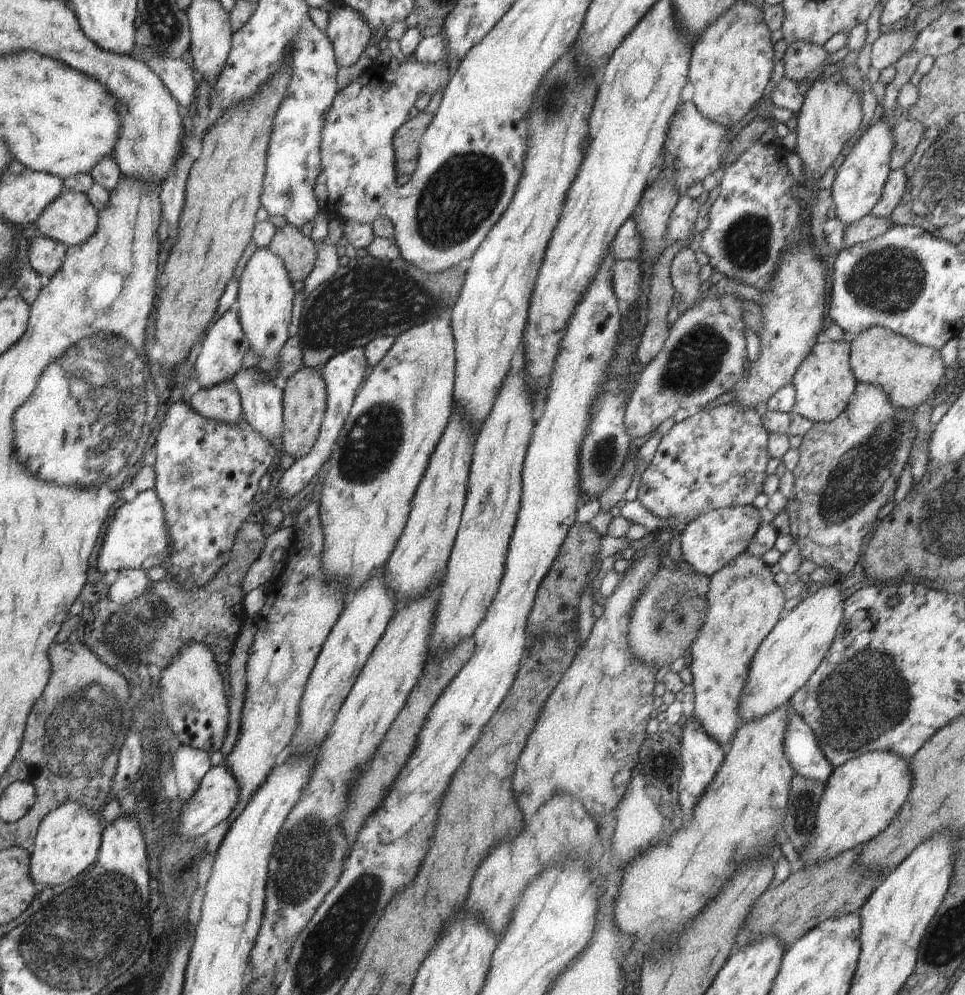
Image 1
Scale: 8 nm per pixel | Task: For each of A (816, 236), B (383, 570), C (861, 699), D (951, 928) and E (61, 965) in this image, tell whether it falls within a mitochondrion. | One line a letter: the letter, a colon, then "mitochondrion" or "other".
A: other
B: other
C: mitochondrion
D: mitochondrion
E: mitochondrion

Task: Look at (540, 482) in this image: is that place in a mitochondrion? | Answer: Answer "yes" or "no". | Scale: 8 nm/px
no

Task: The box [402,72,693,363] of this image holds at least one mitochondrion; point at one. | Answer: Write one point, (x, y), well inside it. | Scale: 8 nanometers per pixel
(458, 199)

